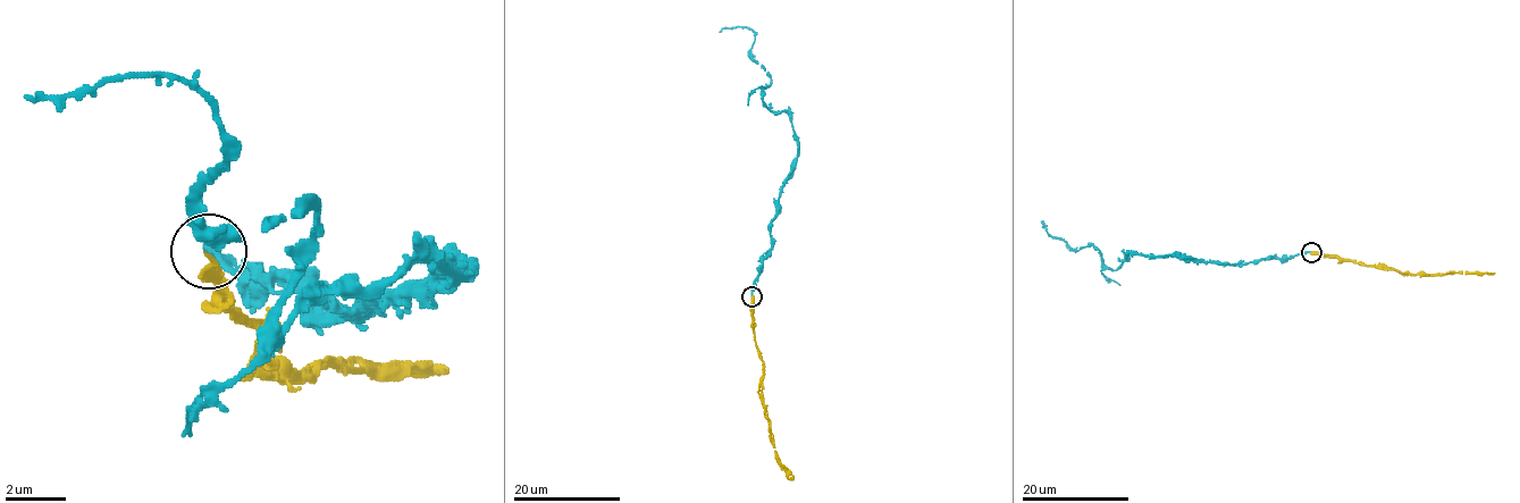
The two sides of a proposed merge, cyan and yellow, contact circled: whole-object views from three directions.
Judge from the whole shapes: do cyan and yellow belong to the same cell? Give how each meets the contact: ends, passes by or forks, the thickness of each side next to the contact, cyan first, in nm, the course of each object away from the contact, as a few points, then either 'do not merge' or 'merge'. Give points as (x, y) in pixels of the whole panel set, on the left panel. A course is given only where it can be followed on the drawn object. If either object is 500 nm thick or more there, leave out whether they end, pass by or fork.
cyan ends; yellow ends; calibres 240 and 320 nm; course cyan (211, 249), (317, 317), (468, 271), (325, 287), (263, 348), (317, 219), (203, 219), (195, 90), (22, 98); course yellow (211, 249), (218, 294), (271, 333), (263, 370), (279, 378), (339, 362), (438, 370), (445, 362); merge

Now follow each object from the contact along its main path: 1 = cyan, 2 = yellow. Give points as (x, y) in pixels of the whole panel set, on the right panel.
1: (1311, 252), (1235, 265), (1130, 253), (1110, 269), (1093, 246), (1069, 246), (1048, 232), (1042, 221), (1047, 225)
2: (1311, 252), (1405, 274), (1495, 273)

